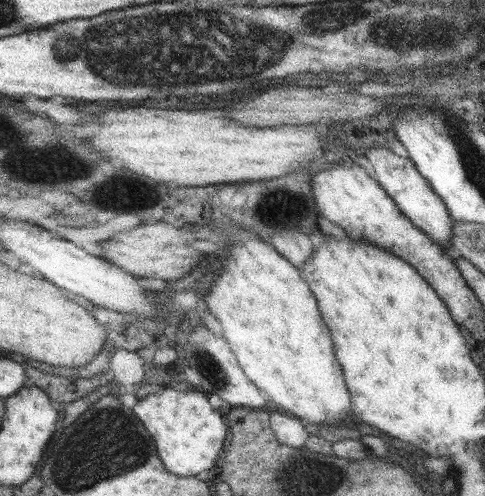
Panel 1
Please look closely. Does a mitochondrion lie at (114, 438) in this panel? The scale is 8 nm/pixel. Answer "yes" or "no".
yes

